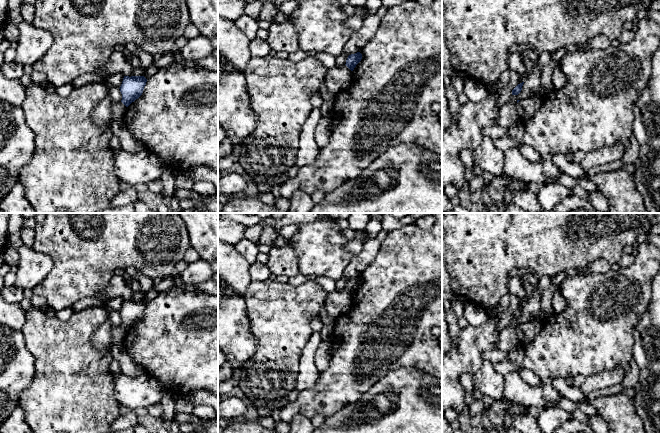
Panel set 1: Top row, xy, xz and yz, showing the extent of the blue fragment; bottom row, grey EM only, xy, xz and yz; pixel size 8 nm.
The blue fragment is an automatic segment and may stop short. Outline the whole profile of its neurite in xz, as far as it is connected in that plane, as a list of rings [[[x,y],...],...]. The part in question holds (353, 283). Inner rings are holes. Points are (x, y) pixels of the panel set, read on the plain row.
[[[357,276],[355,278],[351,278],[348,280],[346,284],[346,290],[353,295],[356,289],[361,285],[362,283],[362,278],[360,276]]]

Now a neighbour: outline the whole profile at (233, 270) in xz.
[[[218,240],[218,278],[232,292],[243,296],[251,282],[249,273],[250,264],[236,250],[235,245]]]

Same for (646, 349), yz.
[[[660,270],[654,277],[651,300],[642,319],[633,332],[633,360],[640,369],[633,402],[646,433],[660,433]]]

